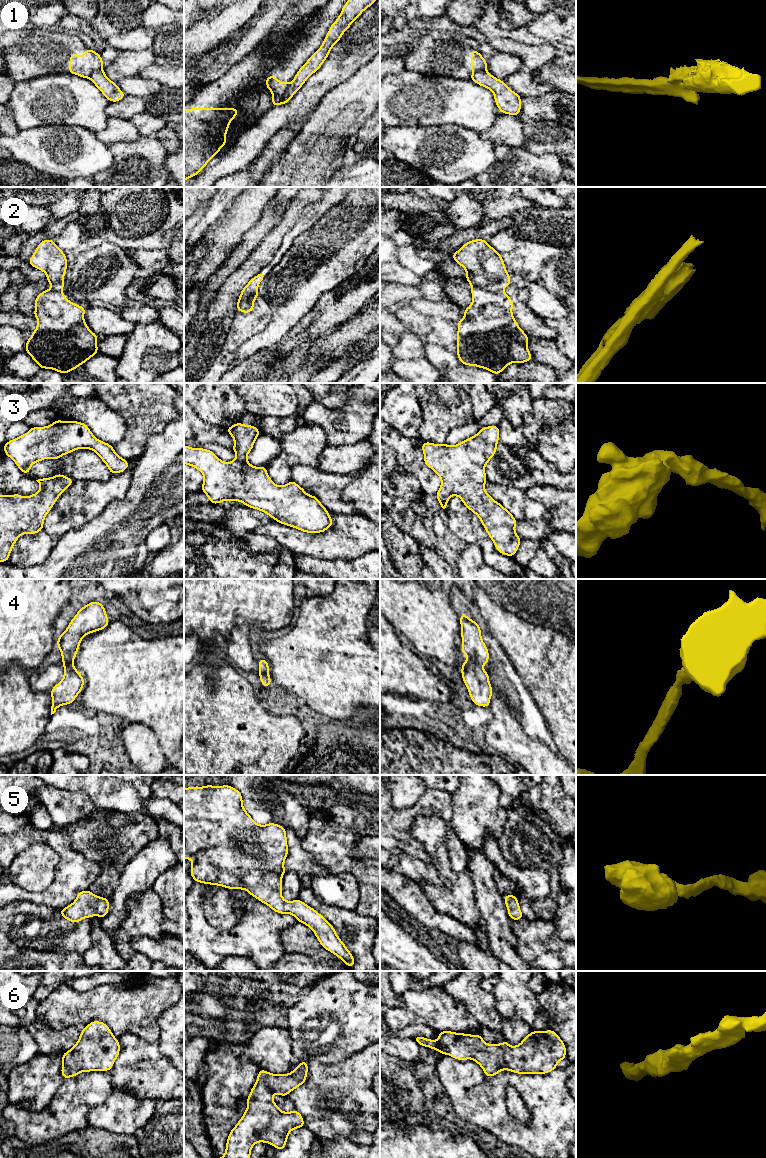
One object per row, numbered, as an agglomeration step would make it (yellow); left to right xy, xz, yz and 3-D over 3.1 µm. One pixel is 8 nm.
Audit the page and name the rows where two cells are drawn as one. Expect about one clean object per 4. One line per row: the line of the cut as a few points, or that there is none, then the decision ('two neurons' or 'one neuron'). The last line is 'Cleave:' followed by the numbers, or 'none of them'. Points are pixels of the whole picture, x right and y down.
1: cut xz (289, 84), (279, 103); two neurons
2: cut yz (472, 285), (491, 291), (499, 291); two neurons
3: cut none; one neuron
4: cut none; one neuron
5: cut none; one neuron
6: cut none; one neuron
Cleave: 1, 2

